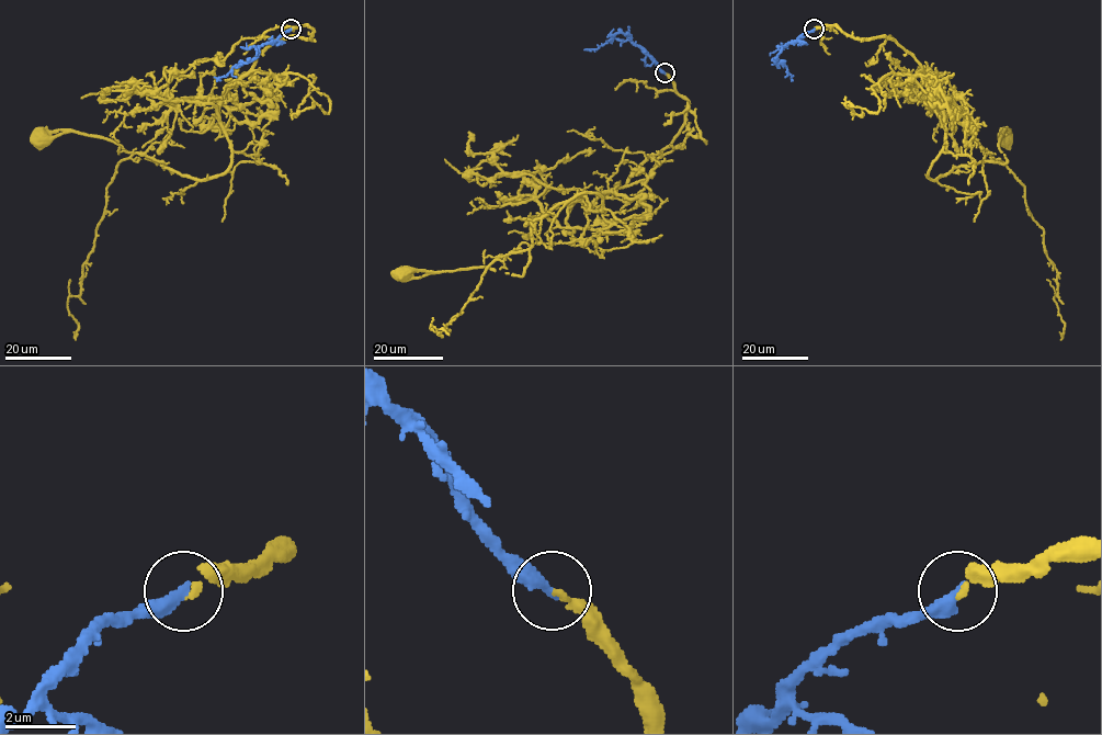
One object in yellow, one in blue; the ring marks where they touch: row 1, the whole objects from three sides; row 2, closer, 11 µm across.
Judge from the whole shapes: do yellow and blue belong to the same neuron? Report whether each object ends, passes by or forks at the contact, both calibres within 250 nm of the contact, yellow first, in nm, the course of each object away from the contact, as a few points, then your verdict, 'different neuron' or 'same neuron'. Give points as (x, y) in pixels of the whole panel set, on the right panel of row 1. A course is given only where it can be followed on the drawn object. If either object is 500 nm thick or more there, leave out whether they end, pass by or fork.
yellow ends; blue ends; calibres 180 and 380 nm; course yellow (814, 30), (893, 38), (921, 66), (944, 124), (930, 179), (976, 166), (1003, 139); course blue (814, 30), (786, 44), (776, 57), (775, 63), (784, 65), (792, 77); same neuron

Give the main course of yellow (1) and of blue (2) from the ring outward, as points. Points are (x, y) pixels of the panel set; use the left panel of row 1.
1: (291, 30), (313, 30), (277, 38), (223, 98), (231, 150), (223, 172), (181, 176), (75, 132), (41, 139)
2: (291, 30), (275, 40), (261, 44), (254, 57), (235, 65), (225, 76), (214, 77)

